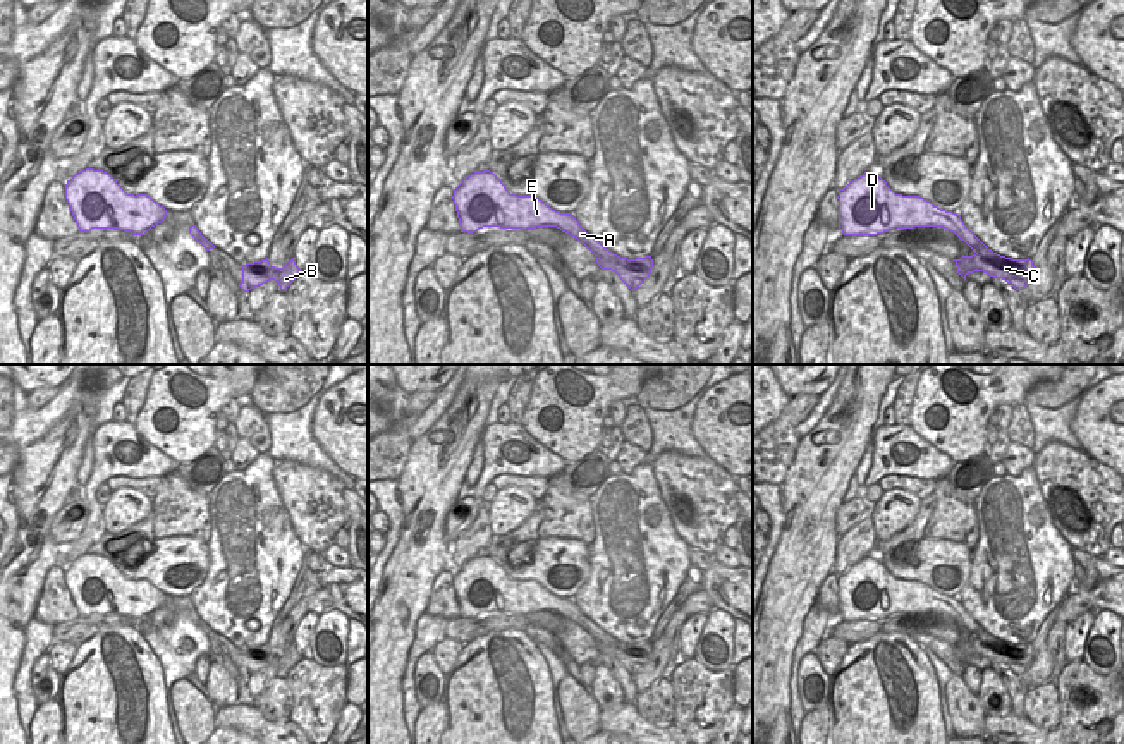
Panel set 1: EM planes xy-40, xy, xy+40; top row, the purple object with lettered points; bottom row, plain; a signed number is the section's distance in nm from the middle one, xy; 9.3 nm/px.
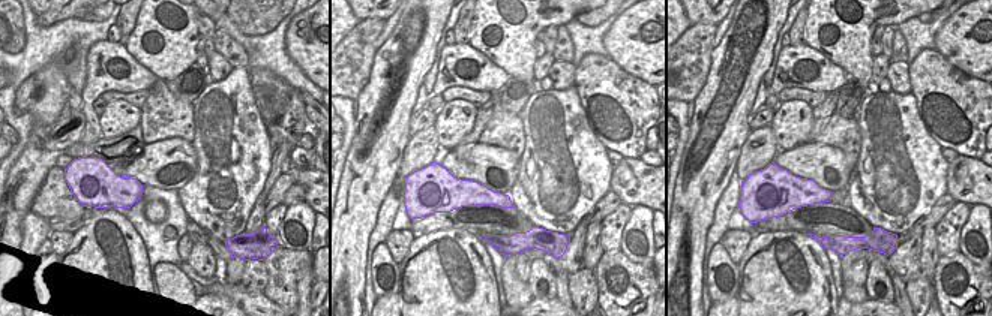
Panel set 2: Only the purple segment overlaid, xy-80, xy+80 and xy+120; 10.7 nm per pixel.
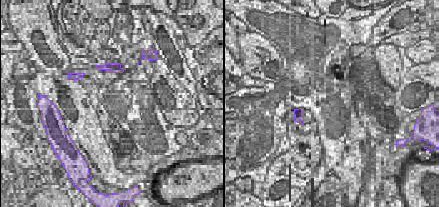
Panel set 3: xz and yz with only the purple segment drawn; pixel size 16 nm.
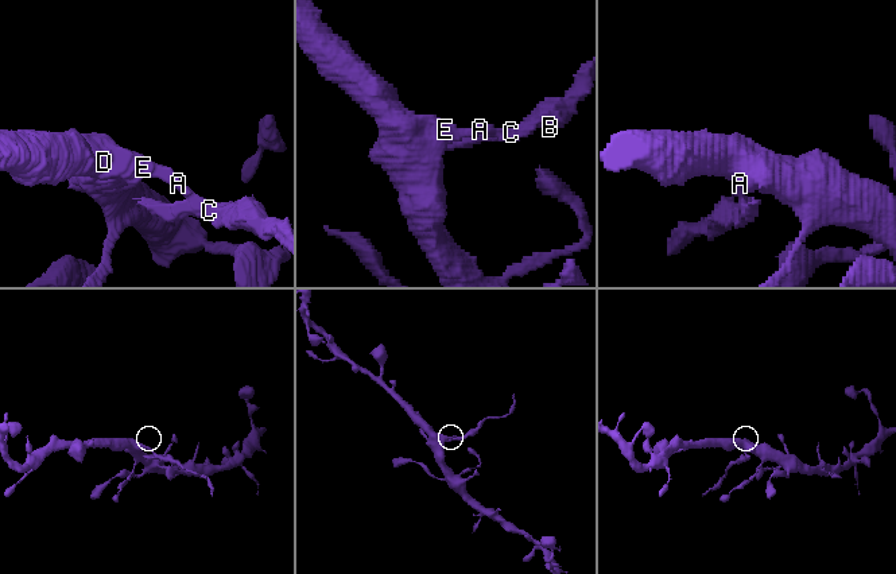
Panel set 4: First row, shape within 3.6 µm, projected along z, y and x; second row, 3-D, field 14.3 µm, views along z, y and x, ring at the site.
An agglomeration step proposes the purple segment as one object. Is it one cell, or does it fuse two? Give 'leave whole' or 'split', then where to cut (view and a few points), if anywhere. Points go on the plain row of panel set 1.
split; cut xy (595, 638), (602, 643), (617, 643)

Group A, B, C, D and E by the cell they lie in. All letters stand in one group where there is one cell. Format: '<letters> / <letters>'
A D E / B C

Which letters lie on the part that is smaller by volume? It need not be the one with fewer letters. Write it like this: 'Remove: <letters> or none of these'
Remove: B, C

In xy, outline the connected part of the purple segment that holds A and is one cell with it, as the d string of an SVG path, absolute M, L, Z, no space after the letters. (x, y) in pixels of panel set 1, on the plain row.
M490 555L467 560L454 574L454 589L461 617L473 619L483 612L535 613L557 612L576 622L602 644L617 644L617 639L603 632L574 603L547 591L536 581L510 579L502 565Z

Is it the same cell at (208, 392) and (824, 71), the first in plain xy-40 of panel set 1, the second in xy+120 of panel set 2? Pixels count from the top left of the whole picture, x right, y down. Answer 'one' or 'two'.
two

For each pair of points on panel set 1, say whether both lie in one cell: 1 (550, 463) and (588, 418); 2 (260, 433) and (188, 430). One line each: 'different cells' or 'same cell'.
1: different cells
2: different cells

